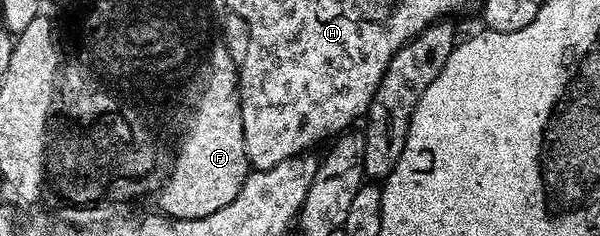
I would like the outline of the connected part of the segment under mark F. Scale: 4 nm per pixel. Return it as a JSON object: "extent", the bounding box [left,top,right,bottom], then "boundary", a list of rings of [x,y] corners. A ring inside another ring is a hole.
{"extent":[159,49,249,220],"boundary":[[[215,49],[215,72],[190,129],[187,150],[179,163],[170,167],[159,194],[159,206],[169,218],[197,220],[225,208],[241,192],[249,163],[241,128],[239,107],[239,71],[233,57],[224,49]]]}

